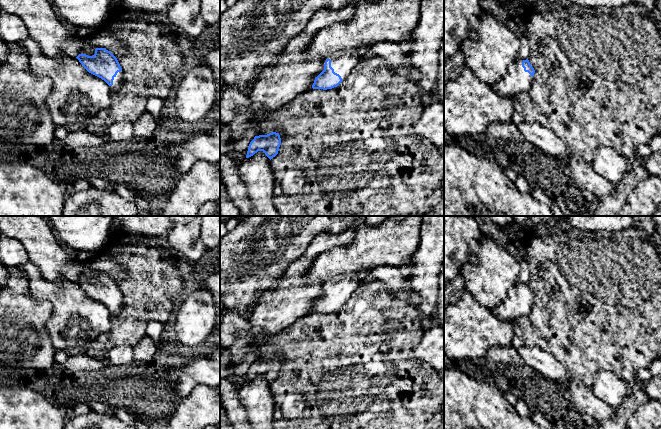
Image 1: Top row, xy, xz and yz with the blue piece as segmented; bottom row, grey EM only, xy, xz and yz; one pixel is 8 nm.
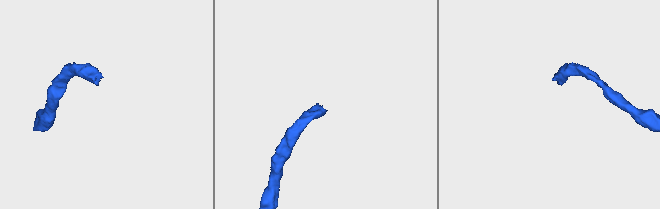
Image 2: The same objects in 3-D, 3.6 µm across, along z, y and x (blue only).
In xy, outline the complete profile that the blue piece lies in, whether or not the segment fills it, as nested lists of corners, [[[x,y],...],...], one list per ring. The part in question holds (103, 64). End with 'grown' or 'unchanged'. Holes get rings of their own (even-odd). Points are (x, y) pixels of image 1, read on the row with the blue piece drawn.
[[[96,48],[93,56],[79,54],[76,58],[89,73],[104,80],[111,90],[118,90],[122,87],[122,68],[110,51],[105,48]]]; grown

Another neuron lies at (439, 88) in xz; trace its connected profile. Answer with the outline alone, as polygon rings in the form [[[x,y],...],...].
[[[444,40],[438,55],[438,77],[436,80],[435,91],[438,94],[438,100],[444,105]]]

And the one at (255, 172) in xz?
[[[263,151],[238,164],[238,178],[247,189],[253,216],[280,216],[272,202],[278,178]]]

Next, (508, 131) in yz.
[[[495,122],[487,127],[486,134],[500,140],[519,142],[525,139],[513,122]]]

